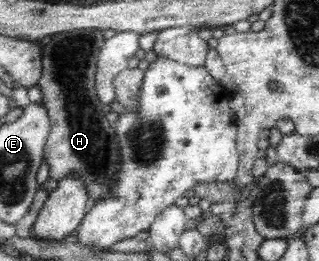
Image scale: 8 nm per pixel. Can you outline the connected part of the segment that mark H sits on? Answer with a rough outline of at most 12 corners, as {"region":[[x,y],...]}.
{"region":[[103,31],[43,46],[45,162],[94,206],[116,190],[118,133],[96,95]]}

